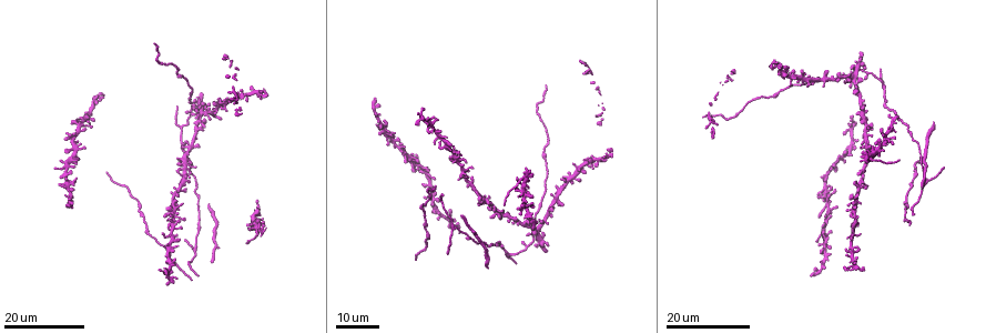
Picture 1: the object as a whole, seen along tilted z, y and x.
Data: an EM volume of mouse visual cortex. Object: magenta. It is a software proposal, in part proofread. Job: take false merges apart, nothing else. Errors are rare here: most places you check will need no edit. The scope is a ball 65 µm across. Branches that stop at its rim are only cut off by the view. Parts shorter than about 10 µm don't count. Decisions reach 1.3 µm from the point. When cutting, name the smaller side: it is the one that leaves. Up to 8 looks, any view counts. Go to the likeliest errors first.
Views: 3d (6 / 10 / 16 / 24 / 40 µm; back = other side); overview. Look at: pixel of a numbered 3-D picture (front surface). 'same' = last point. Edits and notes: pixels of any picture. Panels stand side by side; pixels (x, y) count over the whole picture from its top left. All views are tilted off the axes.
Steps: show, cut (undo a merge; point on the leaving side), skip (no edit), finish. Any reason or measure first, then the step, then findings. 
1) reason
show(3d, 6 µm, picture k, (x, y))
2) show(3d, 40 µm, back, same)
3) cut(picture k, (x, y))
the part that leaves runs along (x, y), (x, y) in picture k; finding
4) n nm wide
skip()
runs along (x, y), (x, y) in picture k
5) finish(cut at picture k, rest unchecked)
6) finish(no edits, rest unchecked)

two arms in line, one across
show(3d, 24 µm, picture 1, (195, 100))

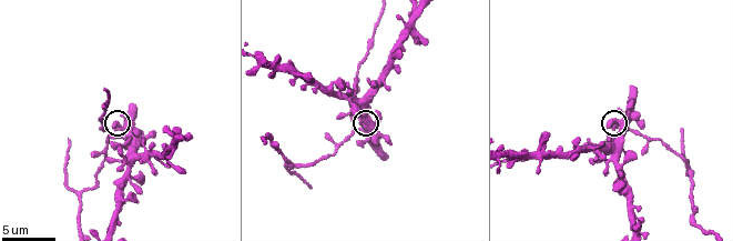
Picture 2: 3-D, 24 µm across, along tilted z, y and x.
show(3d, 6 µm, picture 2, (357, 127))

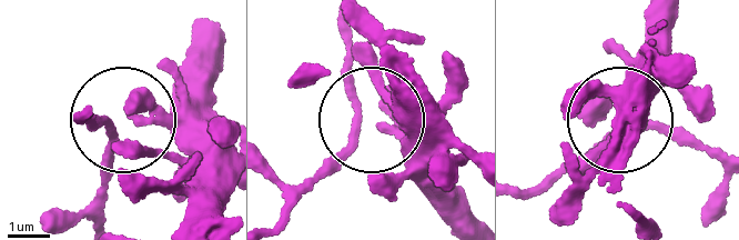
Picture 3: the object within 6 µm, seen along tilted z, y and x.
280 nm wide
skip()
runs along (273, 223), (289, 188), (363, 132), (338, 17) in picture 3; one cell here

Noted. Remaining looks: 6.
show(3d, 6 µm, picture 2, (610, 153))

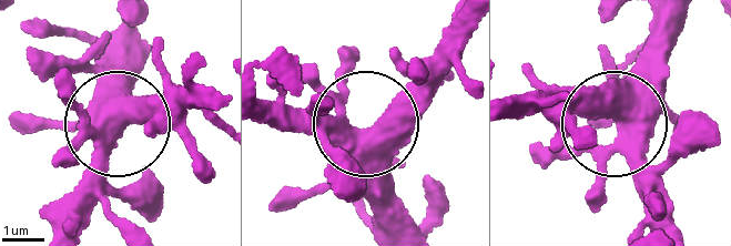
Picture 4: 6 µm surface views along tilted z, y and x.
show(3d, 6 µm, back, picture 4, (619, 112))

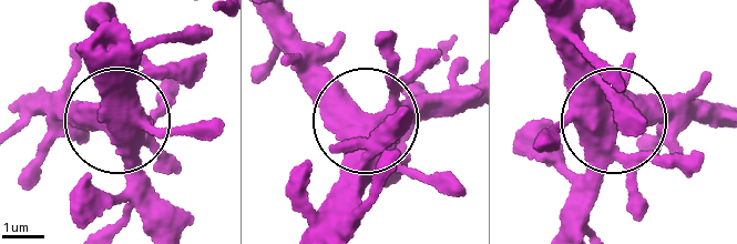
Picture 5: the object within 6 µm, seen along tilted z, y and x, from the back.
side arm 59 µm
skip()
continuous, no second cell

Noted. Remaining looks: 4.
thick turns thin
show(3d, 16 µm, picture 1, (770, 97))

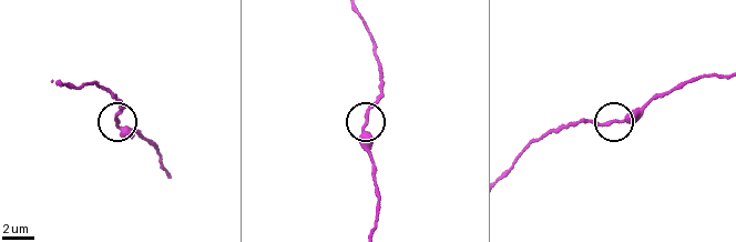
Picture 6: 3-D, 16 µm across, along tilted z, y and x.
show(3d, 6 µm, picture 6, (119, 121))

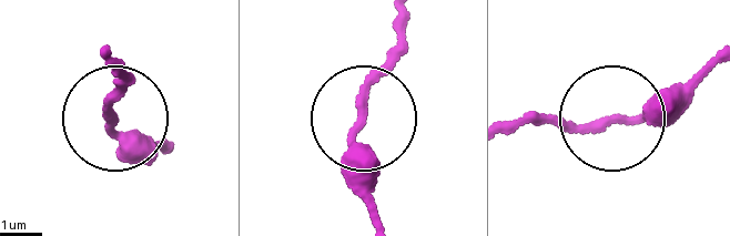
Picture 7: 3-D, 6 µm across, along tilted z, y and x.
skip()
all the same cell

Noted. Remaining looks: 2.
thick turns thin
show(3d, 16 µm, picture 1, (137, 203))

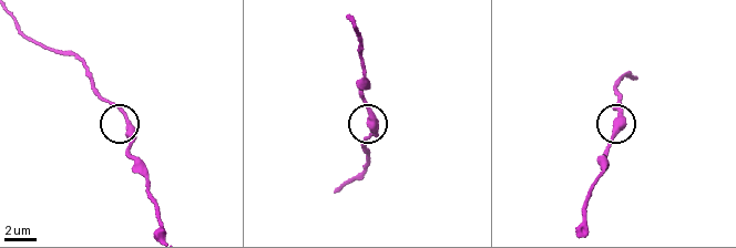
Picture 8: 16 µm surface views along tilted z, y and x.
show(3d, 10 µm, picture 8, (126, 116))

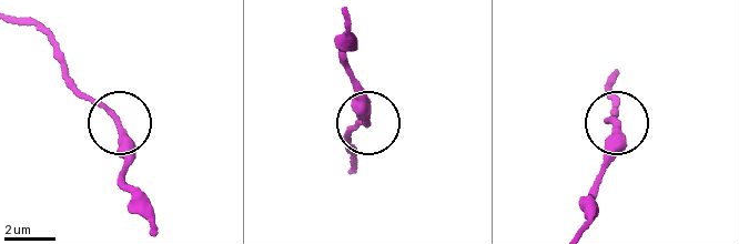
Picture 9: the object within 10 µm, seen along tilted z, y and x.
280 nm wide
skip()
runs along (151, 225), (149, 202), (123, 178), (123, 131), (69, 81) in picture 9; one cell here

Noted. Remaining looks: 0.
finish(no edits, rest unchecked)

